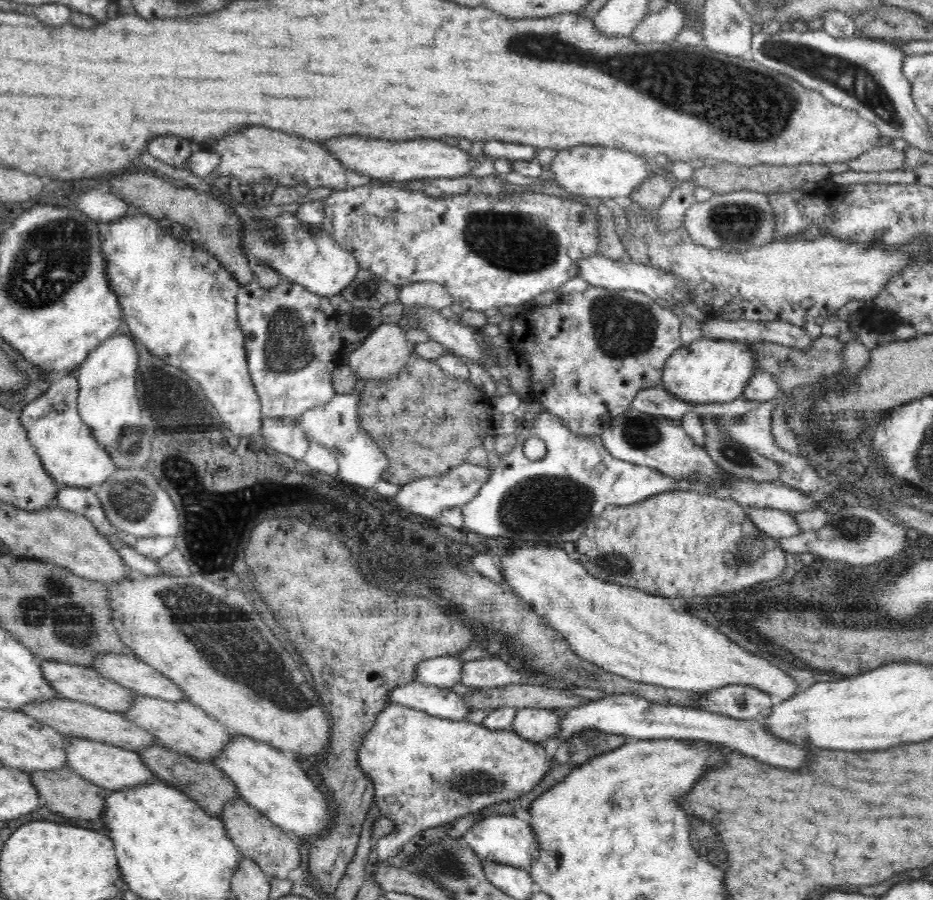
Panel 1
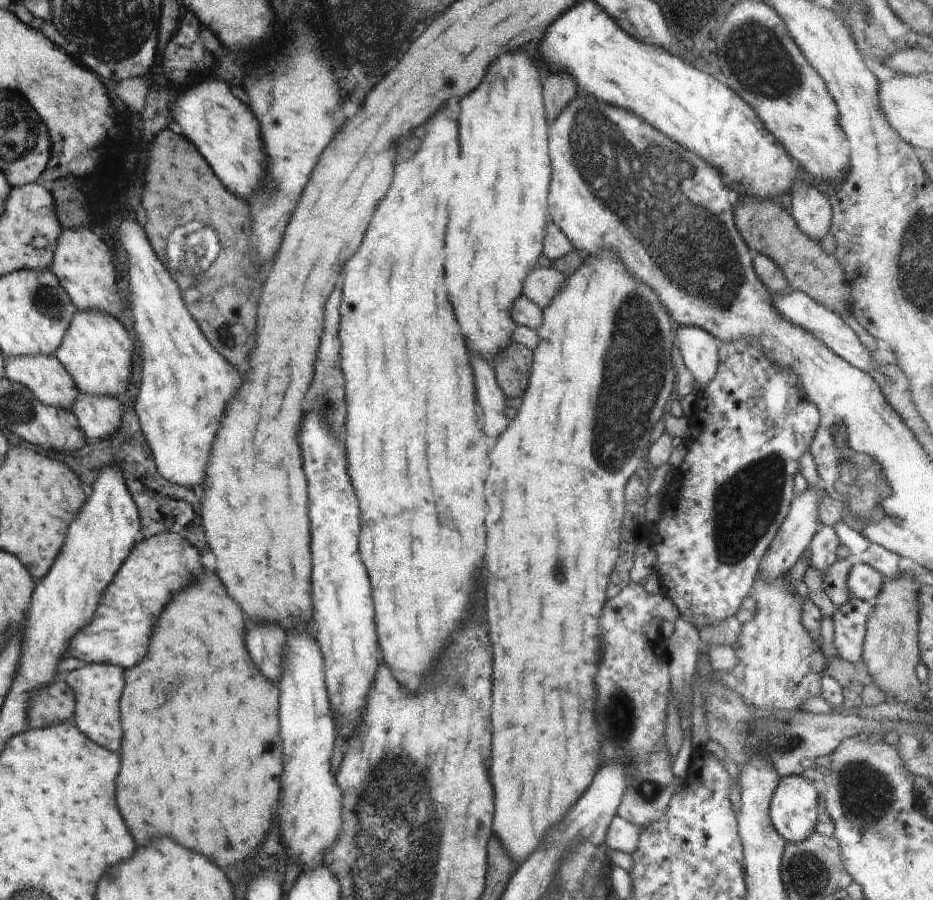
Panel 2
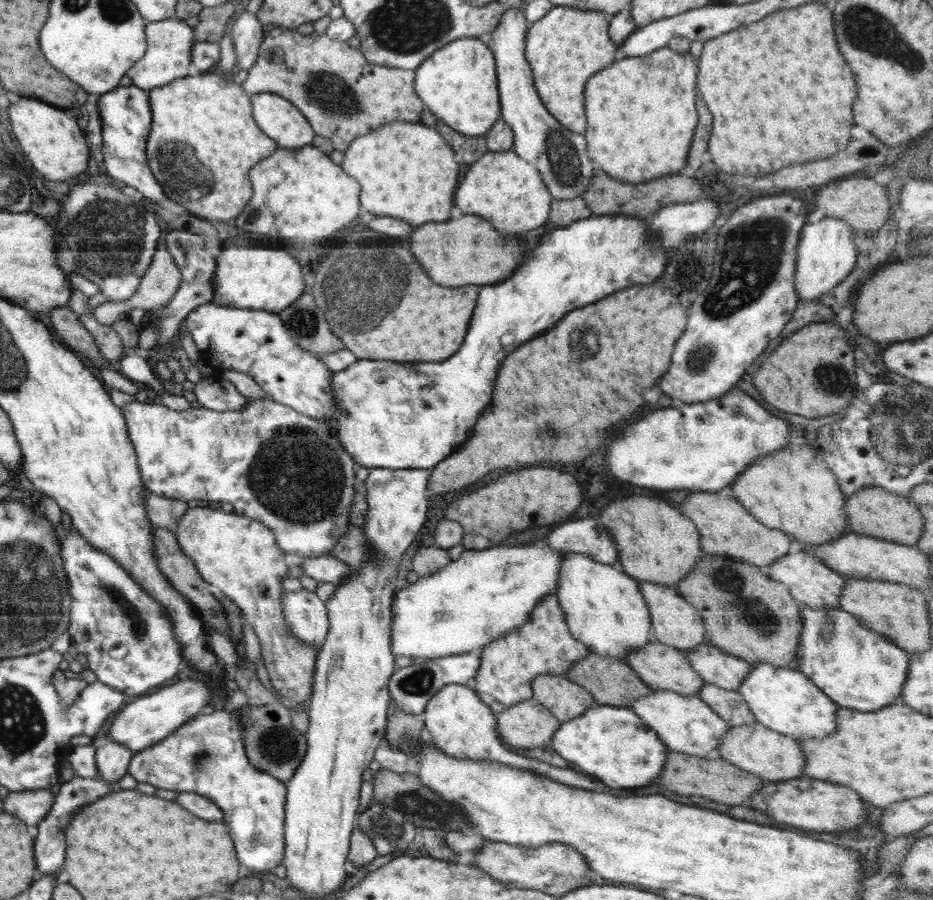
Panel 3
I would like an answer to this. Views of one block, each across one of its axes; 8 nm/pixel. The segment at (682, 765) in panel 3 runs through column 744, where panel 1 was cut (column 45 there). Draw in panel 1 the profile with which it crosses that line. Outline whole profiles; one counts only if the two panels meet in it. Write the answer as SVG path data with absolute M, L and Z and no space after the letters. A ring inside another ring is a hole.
M68 766L61 770L40 770L30 773L31 782L38 791L42 805L52 812L58 812L68 818L82 818L82 820L102 820L110 791L90 783L86 778L74 773Z

